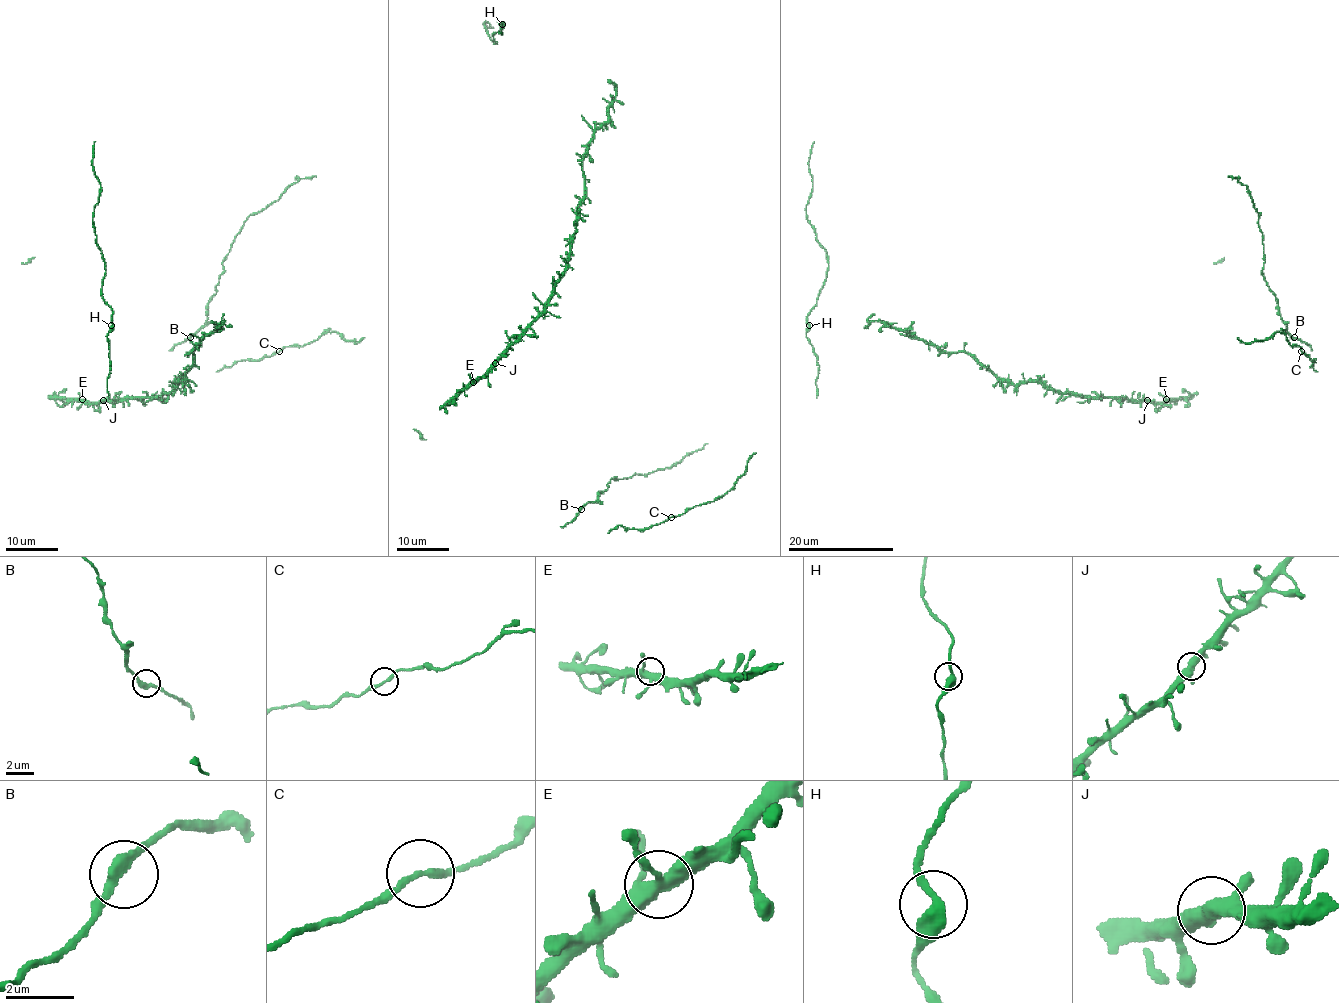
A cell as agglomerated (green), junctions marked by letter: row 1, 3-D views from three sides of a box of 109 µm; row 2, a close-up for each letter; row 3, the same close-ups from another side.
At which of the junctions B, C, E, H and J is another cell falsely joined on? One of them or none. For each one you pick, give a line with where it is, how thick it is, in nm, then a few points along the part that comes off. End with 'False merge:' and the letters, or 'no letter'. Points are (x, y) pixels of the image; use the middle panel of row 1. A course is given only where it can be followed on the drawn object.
False merge: no letter

